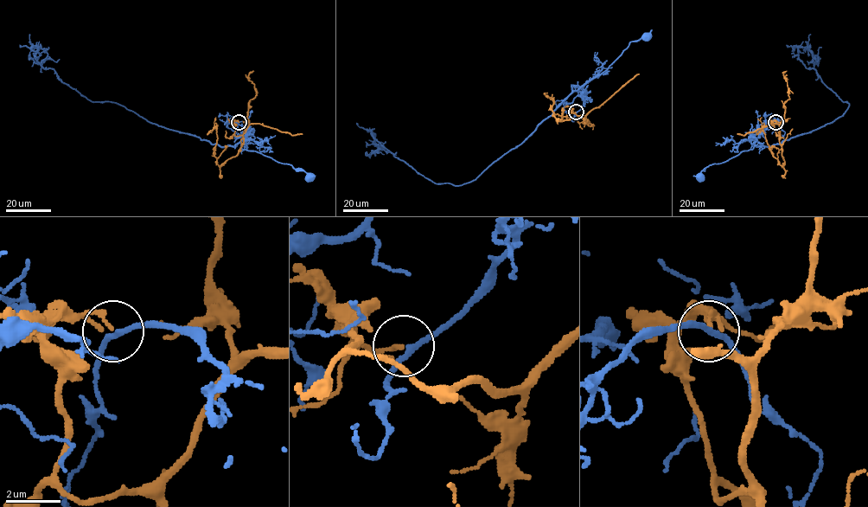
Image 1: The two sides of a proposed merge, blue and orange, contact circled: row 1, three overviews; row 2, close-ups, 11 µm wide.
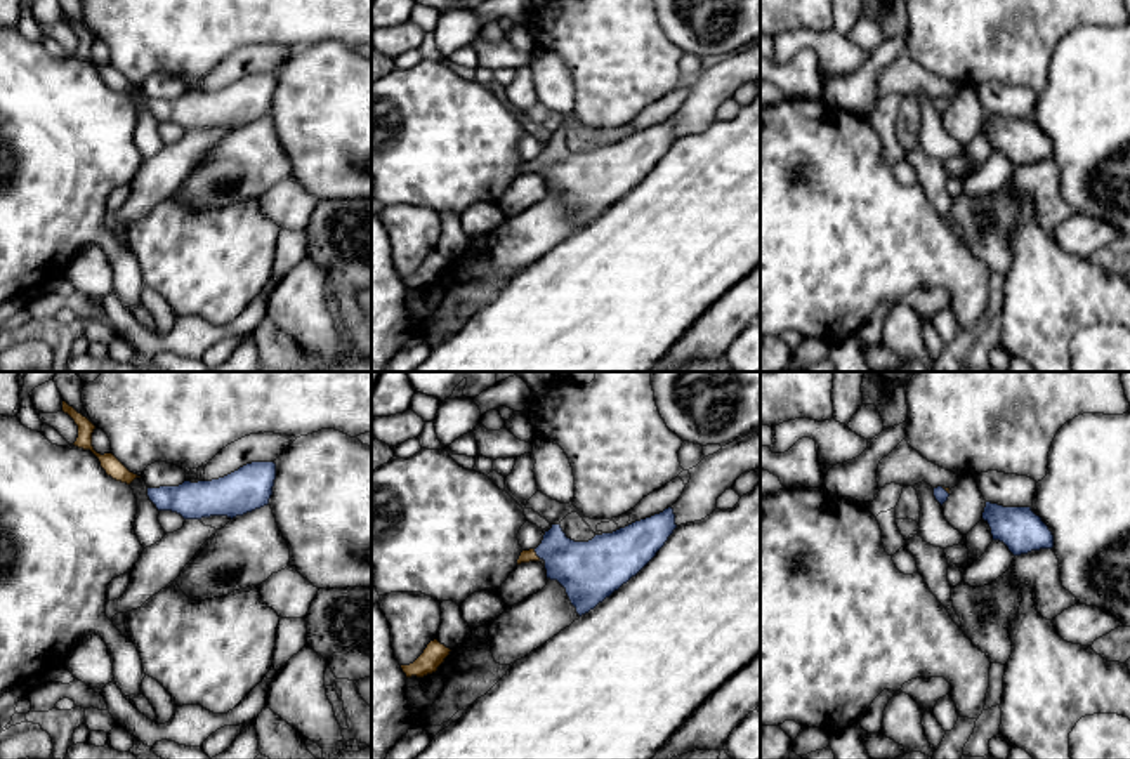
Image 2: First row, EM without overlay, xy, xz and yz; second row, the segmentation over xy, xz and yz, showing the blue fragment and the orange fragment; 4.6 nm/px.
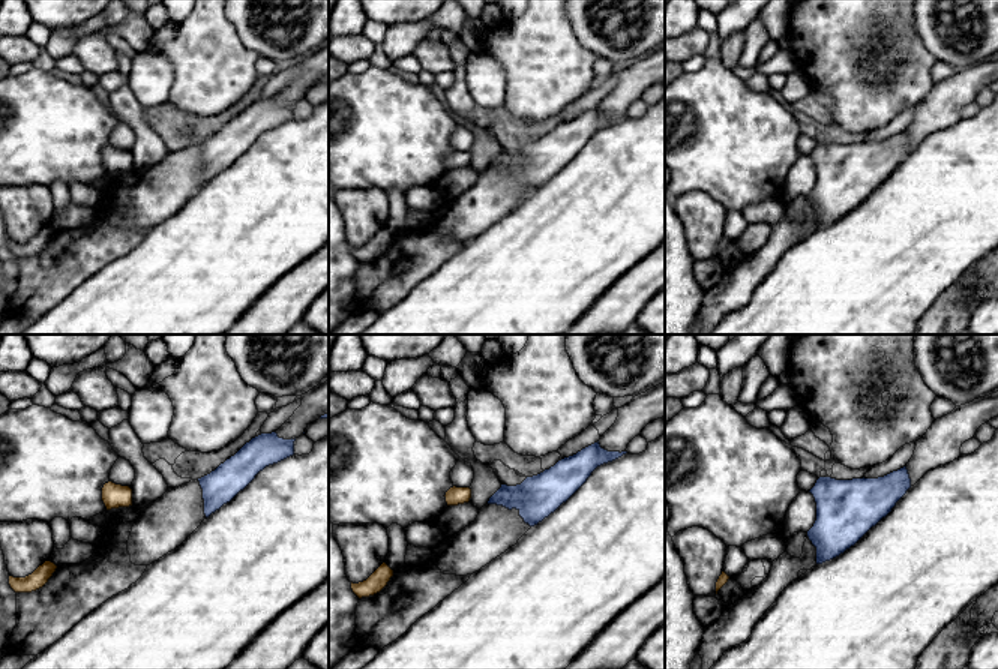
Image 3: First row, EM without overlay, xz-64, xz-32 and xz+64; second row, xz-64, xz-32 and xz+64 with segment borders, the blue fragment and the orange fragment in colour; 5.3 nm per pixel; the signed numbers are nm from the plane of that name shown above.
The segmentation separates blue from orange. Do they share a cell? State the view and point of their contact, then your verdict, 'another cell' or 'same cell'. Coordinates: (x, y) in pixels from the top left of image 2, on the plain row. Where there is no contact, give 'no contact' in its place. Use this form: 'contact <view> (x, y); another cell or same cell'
contact xz (537, 165); another cell

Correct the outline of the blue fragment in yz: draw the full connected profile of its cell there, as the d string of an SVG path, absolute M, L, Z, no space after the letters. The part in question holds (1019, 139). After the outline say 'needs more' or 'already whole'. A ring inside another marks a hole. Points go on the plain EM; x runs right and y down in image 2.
M986 113L982 130L989 135L993 151L1003 153L1014 167L1054 158L1052 142L1031 118Z; already whole

